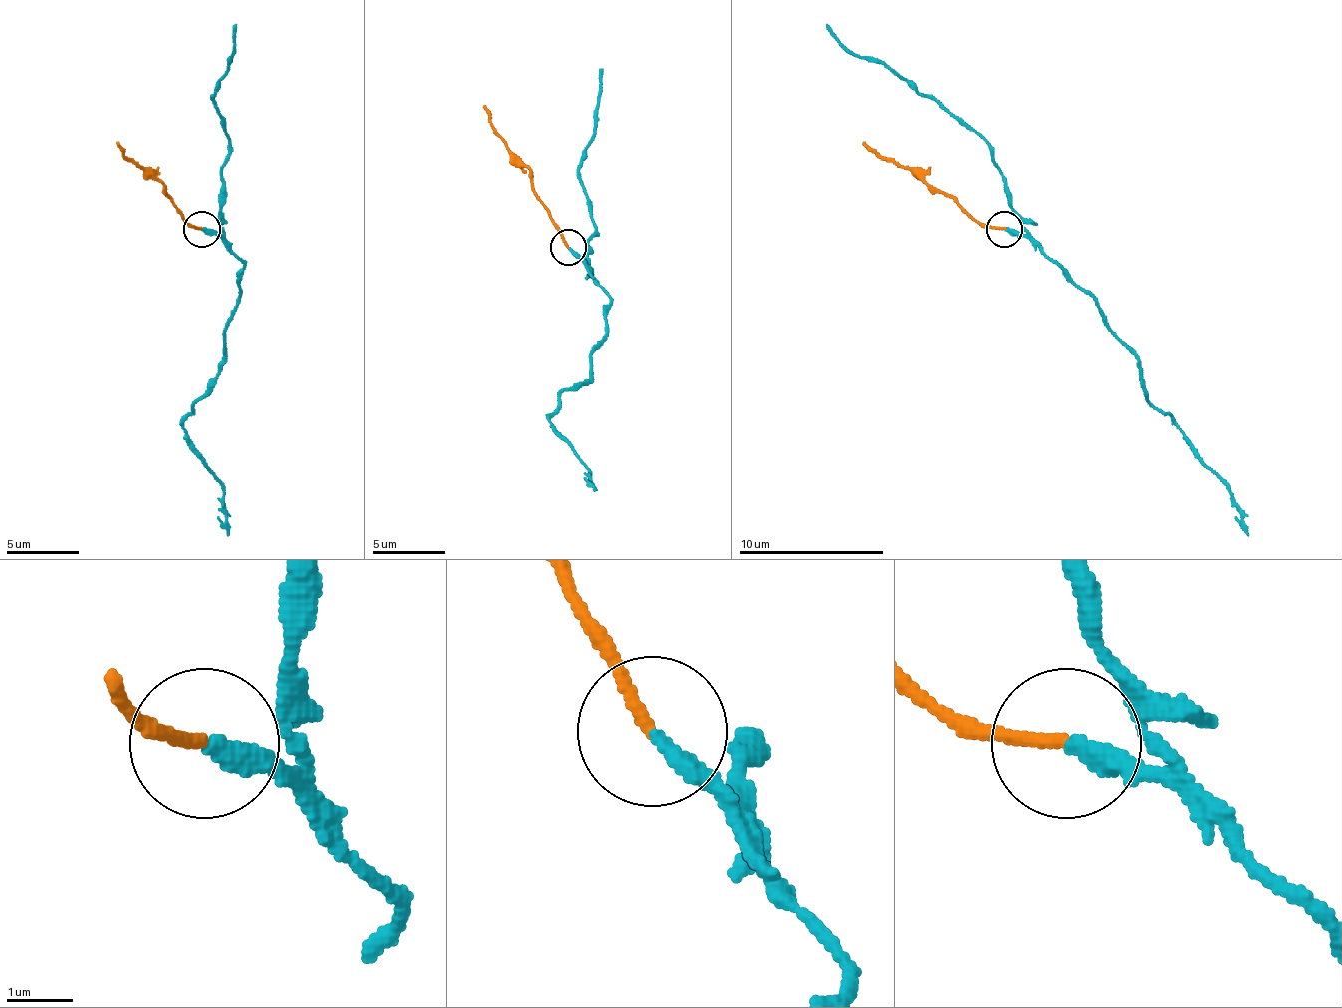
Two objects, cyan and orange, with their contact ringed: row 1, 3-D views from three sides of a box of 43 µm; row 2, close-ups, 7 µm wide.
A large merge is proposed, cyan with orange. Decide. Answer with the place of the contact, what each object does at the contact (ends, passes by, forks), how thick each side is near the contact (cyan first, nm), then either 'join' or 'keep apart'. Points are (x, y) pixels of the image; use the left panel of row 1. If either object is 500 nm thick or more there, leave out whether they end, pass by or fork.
at (201, 229); cyan ends there; orange ends there; 280 nm thick on the cyan side, 180 nm on the other; keep apart

